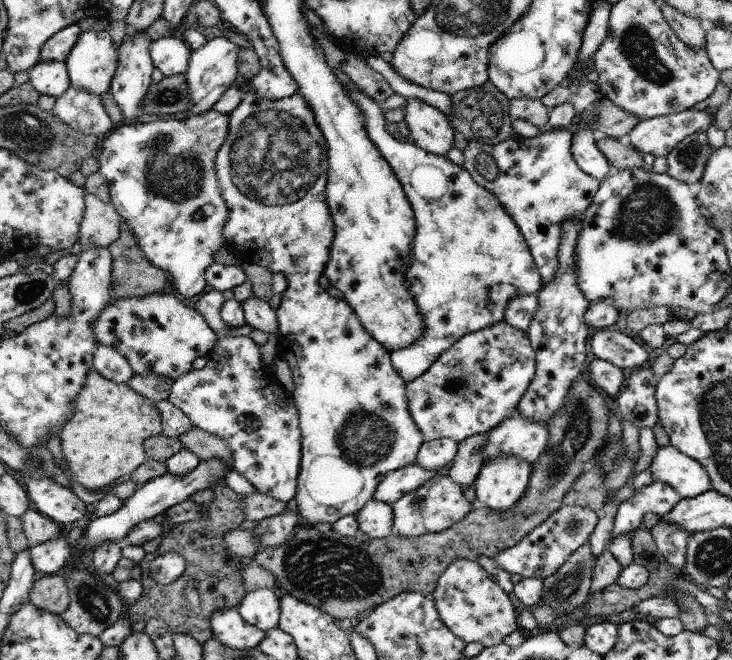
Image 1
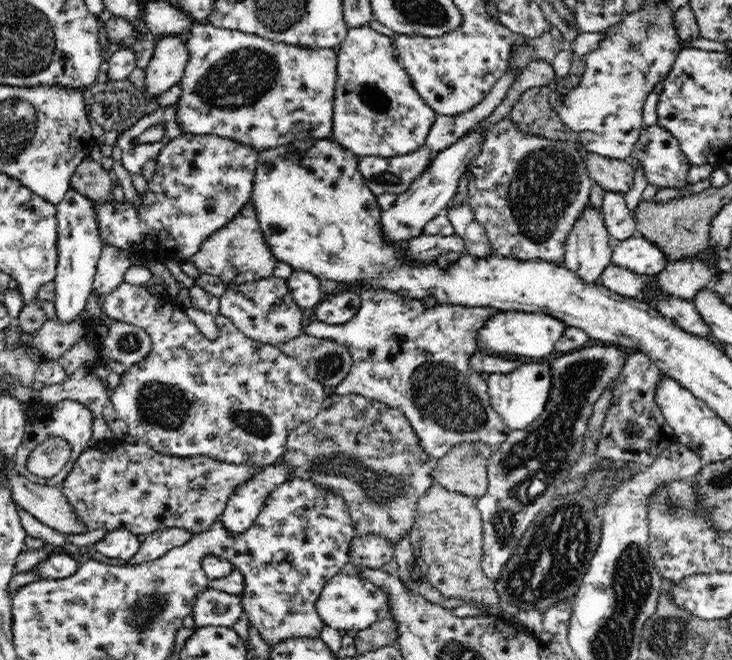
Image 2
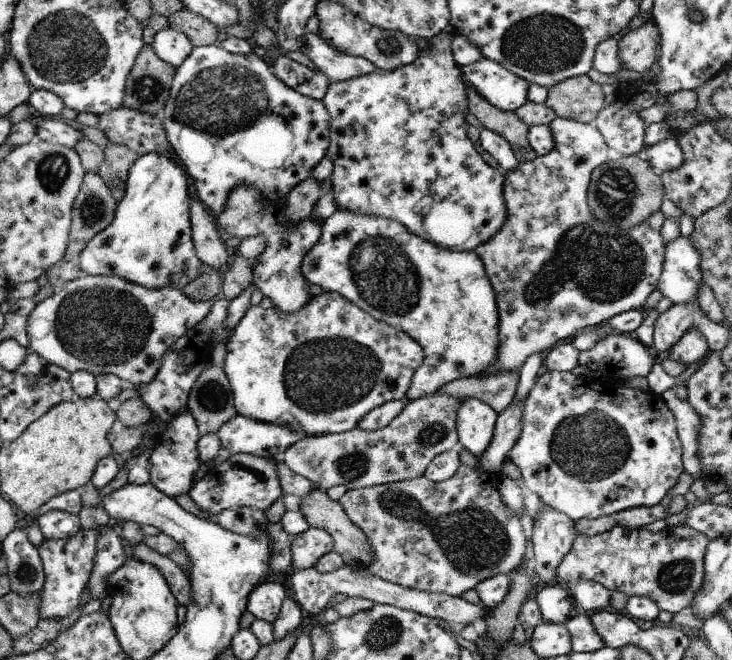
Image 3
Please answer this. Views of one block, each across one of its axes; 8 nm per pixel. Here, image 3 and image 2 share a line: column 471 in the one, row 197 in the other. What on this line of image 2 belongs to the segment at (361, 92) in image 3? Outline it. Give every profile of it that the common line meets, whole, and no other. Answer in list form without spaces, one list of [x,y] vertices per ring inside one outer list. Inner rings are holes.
[[[180,134],[178,138],[168,142],[156,158],[156,168],[152,174],[152,180],[148,183],[148,190],[142,194],[142,204],[132,206],[130,202],[104,202],[95,205],[99,233],[103,246],[115,246],[128,254],[128,257],[143,256],[147,262],[149,253],[144,249],[144,236],[152,238],[154,246],[154,260],[162,261],[164,258],[181,261],[191,260],[200,246],[210,234],[226,226],[228,222],[249,204],[254,186],[254,173],[258,164],[260,151],[242,145],[240,142],[213,135]]]

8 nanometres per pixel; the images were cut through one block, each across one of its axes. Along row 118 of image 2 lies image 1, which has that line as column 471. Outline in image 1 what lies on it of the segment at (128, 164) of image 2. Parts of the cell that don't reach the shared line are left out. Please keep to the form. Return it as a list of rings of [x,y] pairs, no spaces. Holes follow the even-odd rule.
[[[571,128],[541,130],[541,133],[538,136],[534,136],[534,138],[523,138],[514,132],[510,138],[502,140],[500,144],[494,146],[470,140],[468,148],[463,152],[464,164],[462,164],[462,167],[472,176],[476,184],[496,196],[498,203],[502,204],[504,210],[508,212],[508,216],[518,226],[531,251],[538,273],[542,276],[542,285],[552,282],[552,276],[558,270],[558,246],[560,246],[562,222],[566,222],[570,218],[583,219],[584,212],[590,207],[594,194],[600,189],[600,181],[589,176],[586,172],[582,172],[572,157],[572,138],[574,138],[572,131],[573,129]],[[480,153],[490,155],[498,166],[498,175],[493,181],[485,179],[476,170],[476,156]]]

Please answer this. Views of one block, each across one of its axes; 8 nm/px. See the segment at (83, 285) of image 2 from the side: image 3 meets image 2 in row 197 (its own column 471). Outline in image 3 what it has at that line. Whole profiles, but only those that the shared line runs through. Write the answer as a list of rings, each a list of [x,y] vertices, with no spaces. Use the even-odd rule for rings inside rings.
[[[483,59],[460,68],[464,80],[496,108],[516,111],[528,101],[531,84],[503,68],[498,62]]]

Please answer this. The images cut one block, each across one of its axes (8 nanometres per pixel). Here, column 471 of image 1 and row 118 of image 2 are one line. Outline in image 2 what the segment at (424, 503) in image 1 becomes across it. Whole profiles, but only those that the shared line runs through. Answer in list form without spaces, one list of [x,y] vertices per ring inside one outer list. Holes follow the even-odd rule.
[[[509,116],[505,117],[500,122],[492,126],[492,130],[489,130],[484,134],[484,144],[482,144],[482,150],[480,154],[474,158],[474,162],[469,166],[468,170],[468,197],[466,202],[473,210],[474,217],[484,225],[486,234],[490,245],[492,245],[493,253],[502,258],[514,258],[520,261],[528,261],[533,259],[540,259],[546,262],[556,263],[556,265],[564,266],[565,262],[565,249],[566,238],[568,234],[572,232],[574,228],[574,222],[582,216],[586,207],[589,206],[589,197],[592,190],[593,181],[591,180],[590,172],[587,170],[587,162],[584,156],[584,150],[576,147],[574,142],[564,143],[556,140],[542,139],[534,134],[527,134],[521,132],[520,128],[514,123]]]

